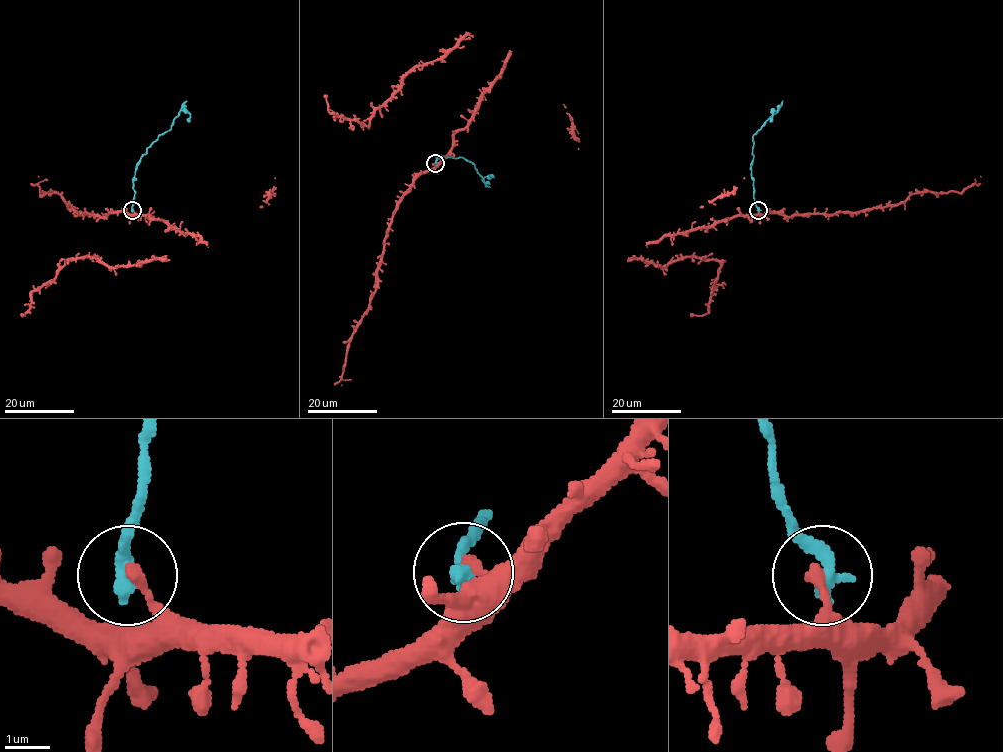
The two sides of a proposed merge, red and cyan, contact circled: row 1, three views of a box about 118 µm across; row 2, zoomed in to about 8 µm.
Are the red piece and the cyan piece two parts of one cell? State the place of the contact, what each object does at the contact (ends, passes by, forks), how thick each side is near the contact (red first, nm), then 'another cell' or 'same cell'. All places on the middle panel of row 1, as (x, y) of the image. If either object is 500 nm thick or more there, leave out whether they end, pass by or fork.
(435, 163) | red ends | cyan ends | 260/440 nm | another cell

